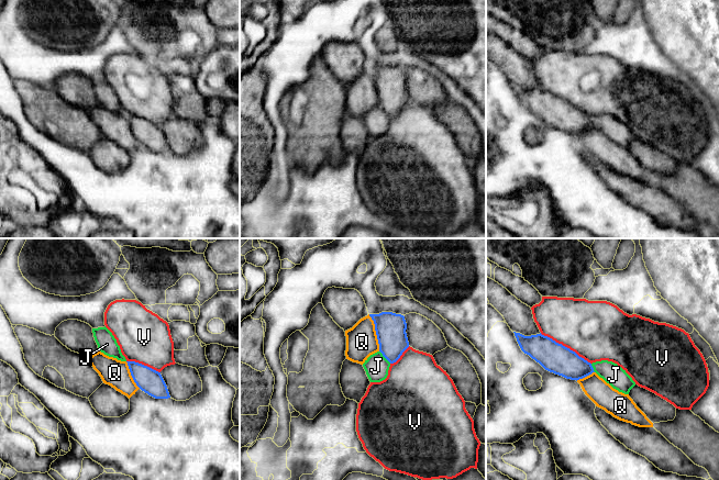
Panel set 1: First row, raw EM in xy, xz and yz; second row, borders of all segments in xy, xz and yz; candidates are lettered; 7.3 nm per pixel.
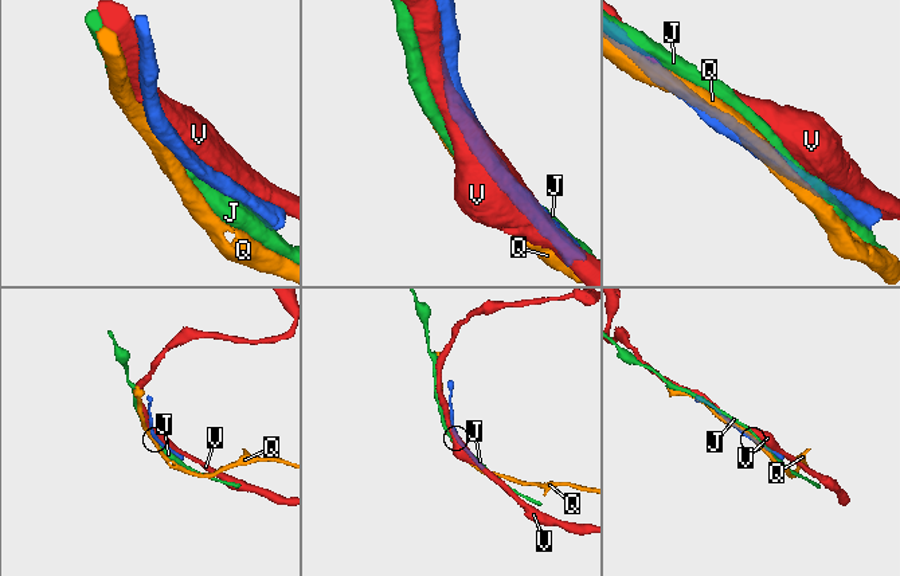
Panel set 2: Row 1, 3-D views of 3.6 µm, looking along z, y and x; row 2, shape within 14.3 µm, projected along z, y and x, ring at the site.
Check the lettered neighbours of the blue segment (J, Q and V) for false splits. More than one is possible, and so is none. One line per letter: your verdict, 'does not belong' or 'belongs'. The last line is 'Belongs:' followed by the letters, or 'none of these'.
J: does not belong
Q: does not belong
V: does not belong
Belongs: none of these

